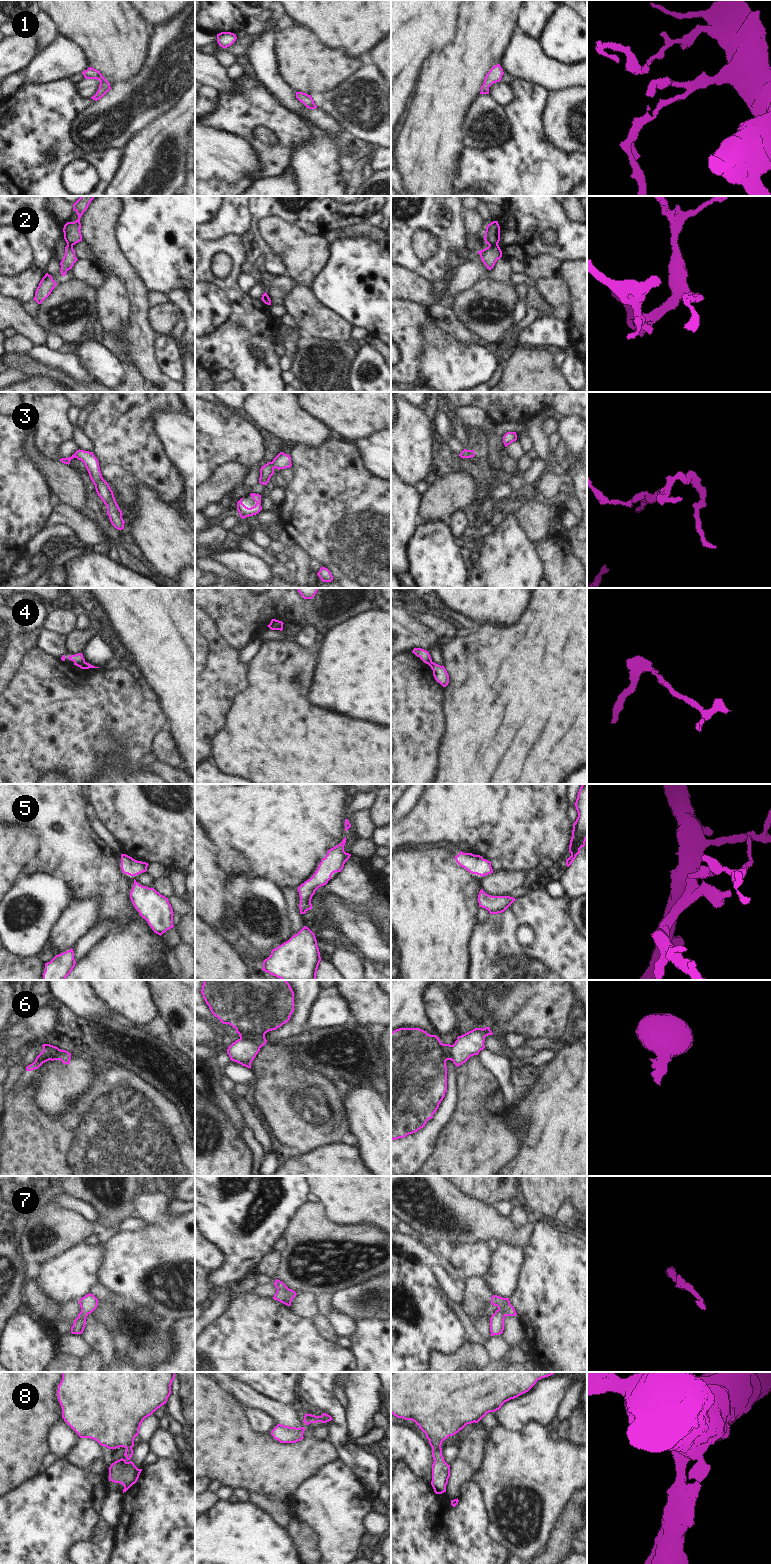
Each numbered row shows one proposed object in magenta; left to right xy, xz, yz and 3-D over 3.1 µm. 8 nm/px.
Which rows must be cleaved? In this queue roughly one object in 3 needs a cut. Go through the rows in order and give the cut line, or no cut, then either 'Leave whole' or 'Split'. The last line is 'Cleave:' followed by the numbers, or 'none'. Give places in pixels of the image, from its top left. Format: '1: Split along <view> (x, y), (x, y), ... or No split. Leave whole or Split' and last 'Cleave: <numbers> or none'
1: No split. Leave whole
2: Split along yz (497, 244), (489, 246). Split
3: No split. Leave whole
4: Split along xy (84, 661), (80, 667). Split
5: No split. Leave whole
6: Split along xz (240, 1038), (250, 1040), (260, 1047). Split
7: No split. Leave whole
8: No split. Leave whole
Cleave: 2, 4, 6

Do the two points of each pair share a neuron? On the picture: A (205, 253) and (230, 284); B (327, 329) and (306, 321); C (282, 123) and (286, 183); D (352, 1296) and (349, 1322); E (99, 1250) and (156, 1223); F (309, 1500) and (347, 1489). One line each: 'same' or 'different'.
A: same
B: same
C: different
D: different
E: different
F: same

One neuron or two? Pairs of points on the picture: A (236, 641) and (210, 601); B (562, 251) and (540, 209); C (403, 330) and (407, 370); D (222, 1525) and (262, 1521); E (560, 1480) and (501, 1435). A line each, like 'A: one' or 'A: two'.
A: one
B: one
C: one
D: one
E: one

